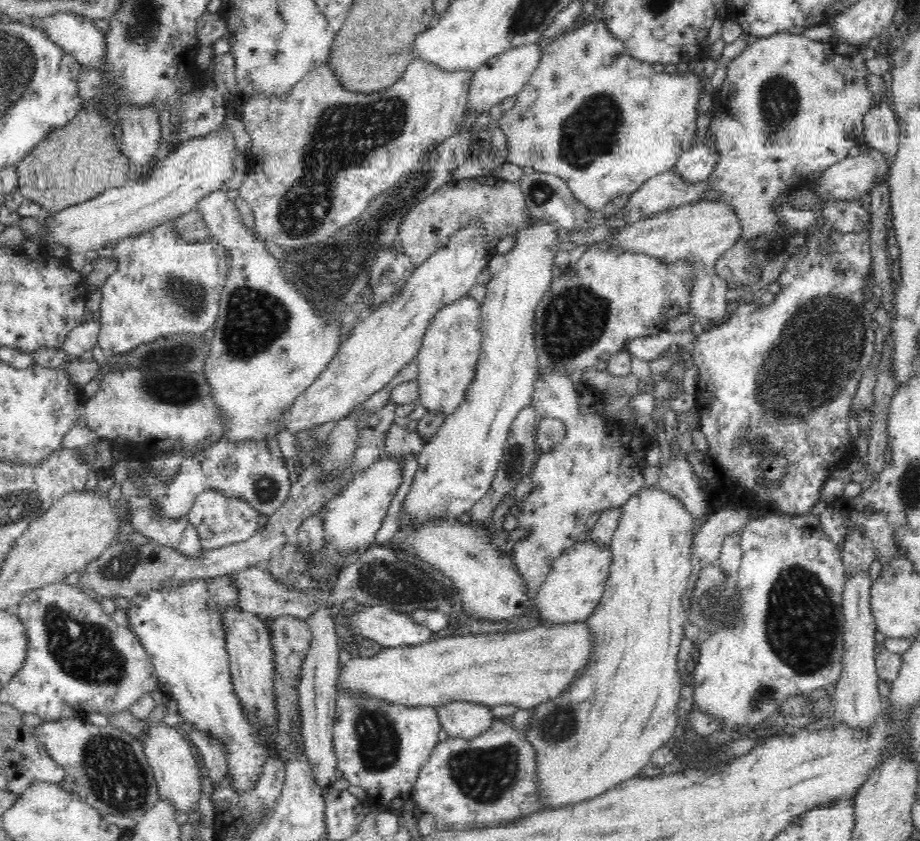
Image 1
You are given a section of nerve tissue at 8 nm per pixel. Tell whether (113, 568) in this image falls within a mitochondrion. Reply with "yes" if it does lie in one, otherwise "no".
yes

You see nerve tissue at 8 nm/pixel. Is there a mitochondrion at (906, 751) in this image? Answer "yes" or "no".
no

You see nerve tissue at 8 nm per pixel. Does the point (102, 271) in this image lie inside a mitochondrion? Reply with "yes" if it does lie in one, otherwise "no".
no

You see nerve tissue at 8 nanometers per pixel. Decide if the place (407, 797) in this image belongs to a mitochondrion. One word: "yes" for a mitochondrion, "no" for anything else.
no

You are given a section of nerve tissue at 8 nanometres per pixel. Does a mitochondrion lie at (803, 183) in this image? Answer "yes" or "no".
no

